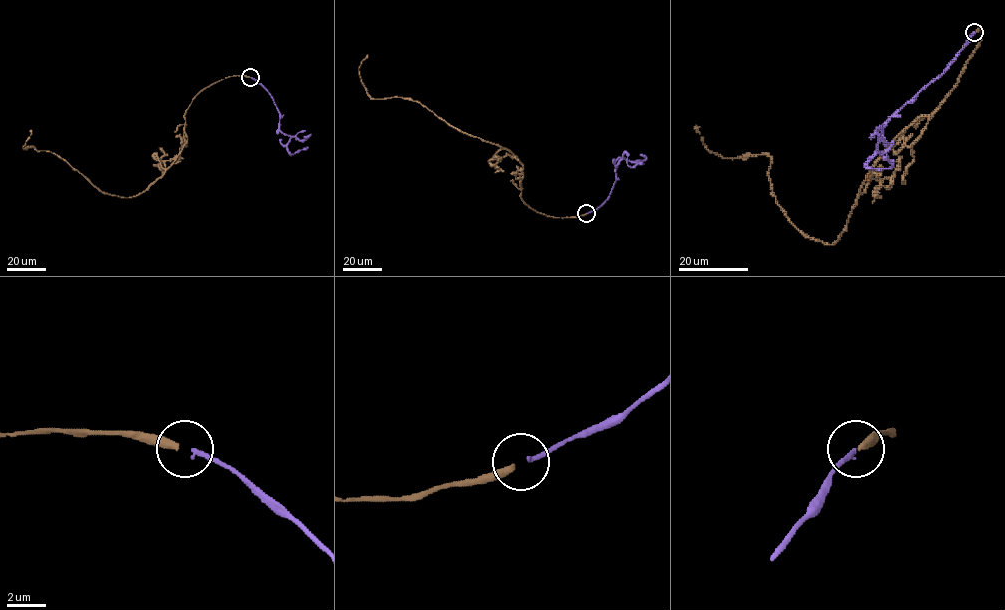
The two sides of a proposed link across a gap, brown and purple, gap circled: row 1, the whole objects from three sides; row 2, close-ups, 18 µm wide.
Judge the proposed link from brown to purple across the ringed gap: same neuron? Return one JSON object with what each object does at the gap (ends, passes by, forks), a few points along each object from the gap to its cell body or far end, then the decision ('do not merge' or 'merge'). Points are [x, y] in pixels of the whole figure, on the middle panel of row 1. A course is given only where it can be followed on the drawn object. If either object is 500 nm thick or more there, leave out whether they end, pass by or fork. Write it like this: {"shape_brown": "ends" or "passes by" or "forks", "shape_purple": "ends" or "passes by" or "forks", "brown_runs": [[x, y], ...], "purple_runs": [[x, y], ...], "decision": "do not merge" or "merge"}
{"shape_brown": "ends", "shape_purple": "ends", "brown_runs": [[586, 214], [539, 213], [521, 198], [523, 165], [509, 150], [417, 101], [372, 99], [359, 71], [366, 58]], "purple_runs": [[587, 213], [609, 196], [616, 179], [616, 161], [626, 159], [624, 153], [630, 166], [643, 164]], "decision": "merge"}

